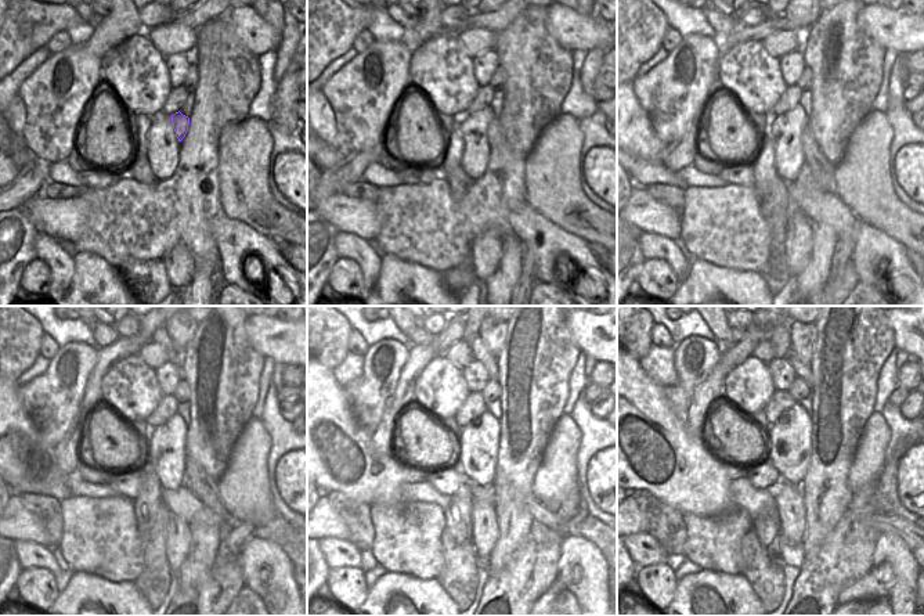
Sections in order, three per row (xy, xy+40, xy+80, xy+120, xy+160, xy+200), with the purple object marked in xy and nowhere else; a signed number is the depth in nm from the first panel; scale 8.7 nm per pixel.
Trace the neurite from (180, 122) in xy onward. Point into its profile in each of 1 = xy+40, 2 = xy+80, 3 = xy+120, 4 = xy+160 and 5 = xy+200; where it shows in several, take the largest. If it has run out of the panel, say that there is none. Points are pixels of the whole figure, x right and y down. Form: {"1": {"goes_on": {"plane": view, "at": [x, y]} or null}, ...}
{"1": {"goes_on": {"plane": "xy+40", "at": [497, 140]}}, "2": {"goes_on": {"plane": "xy+80", "at": [823, 172]}}, "3": {"goes_on": {"plane": "xy+120", "at": [195, 479]}}, "4": {"goes_on": {"plane": "xy+160", "at": [571, 521]}}, "5": {"goes_on": {"plane": "xy+200", "at": [885, 519]}}}

